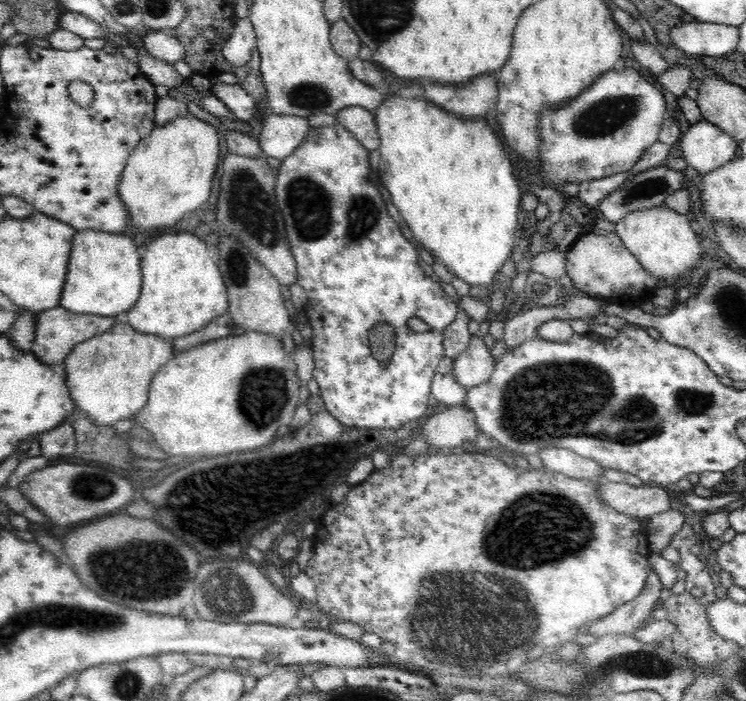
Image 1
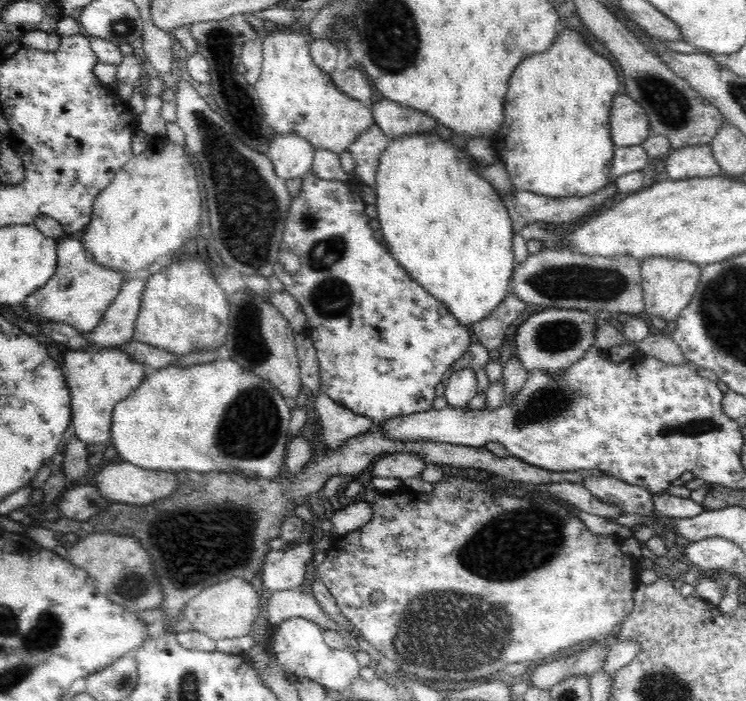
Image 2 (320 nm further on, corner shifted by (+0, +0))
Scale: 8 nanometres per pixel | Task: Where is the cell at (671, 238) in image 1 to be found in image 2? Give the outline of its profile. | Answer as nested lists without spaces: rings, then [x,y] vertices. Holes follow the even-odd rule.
[[[648,256],[641,262],[641,281],[645,312],[650,316],[659,316],[667,322],[678,321],[679,315],[692,301],[699,286],[702,267],[687,260]]]

